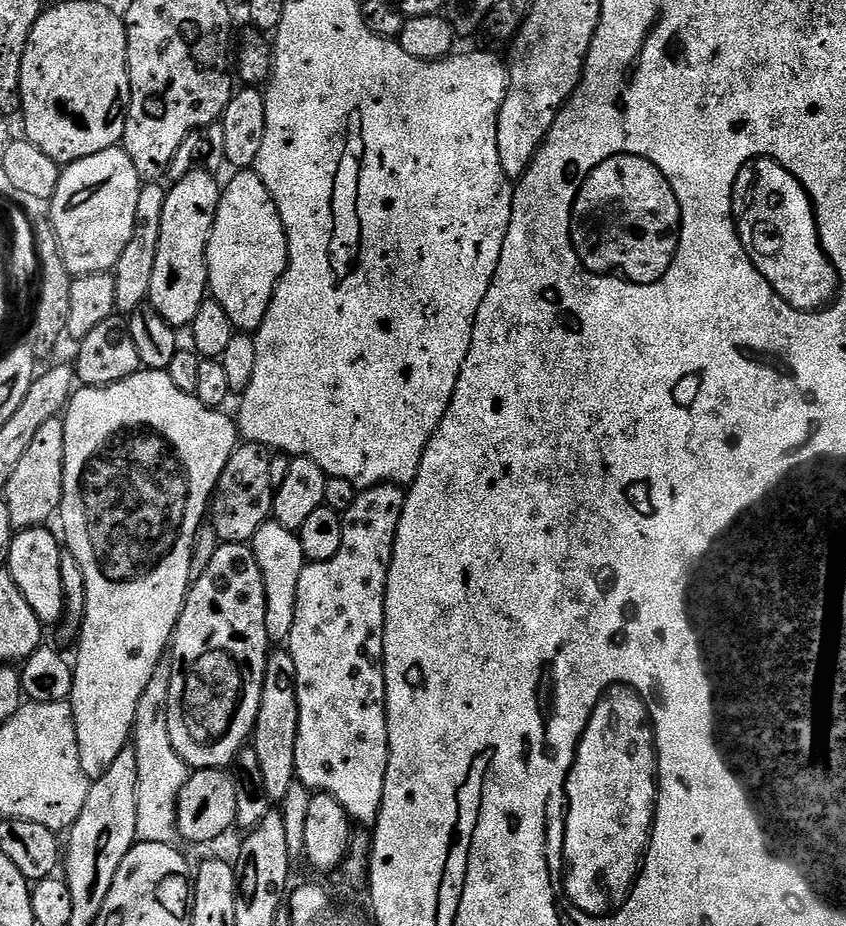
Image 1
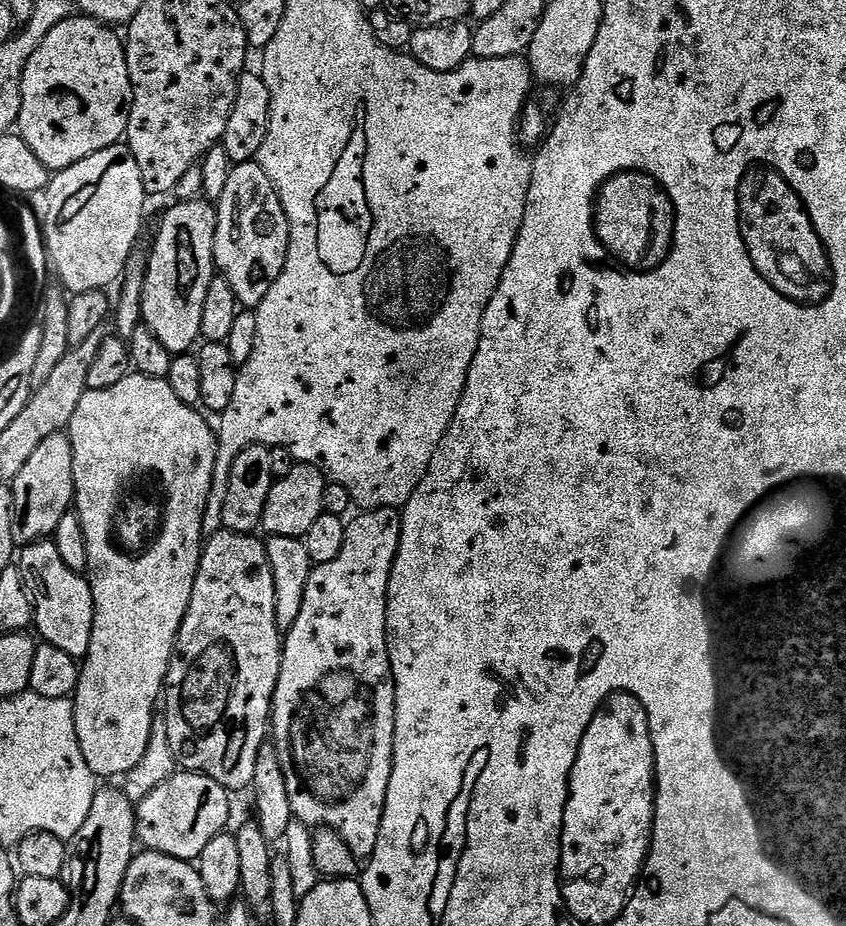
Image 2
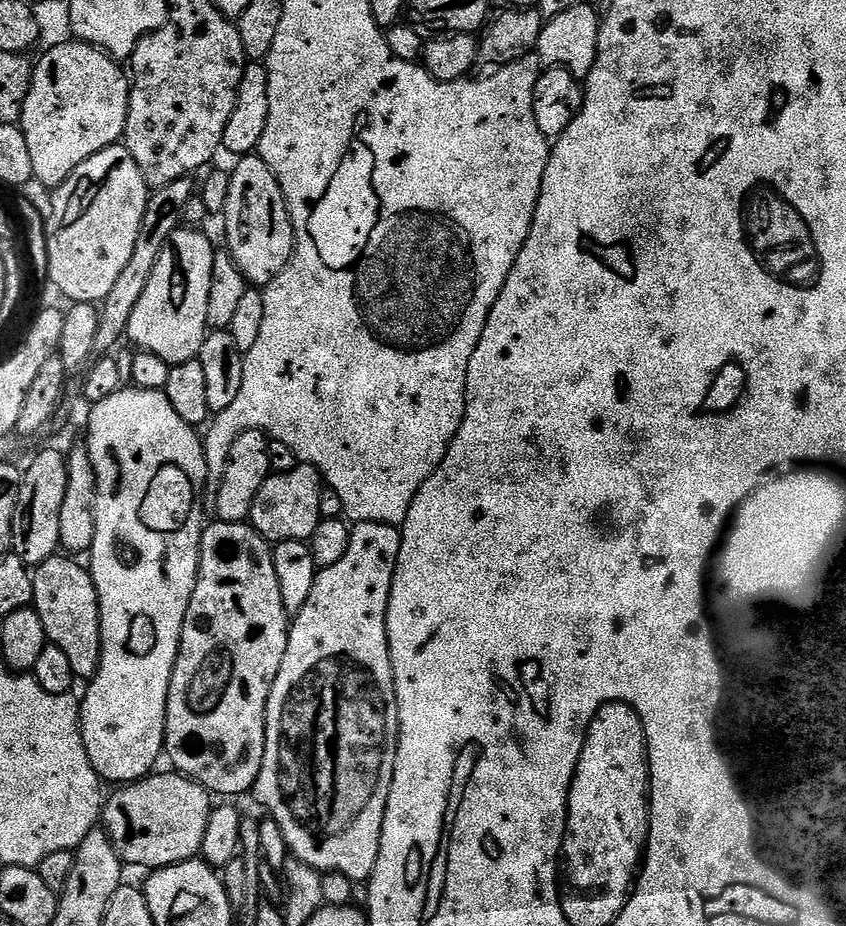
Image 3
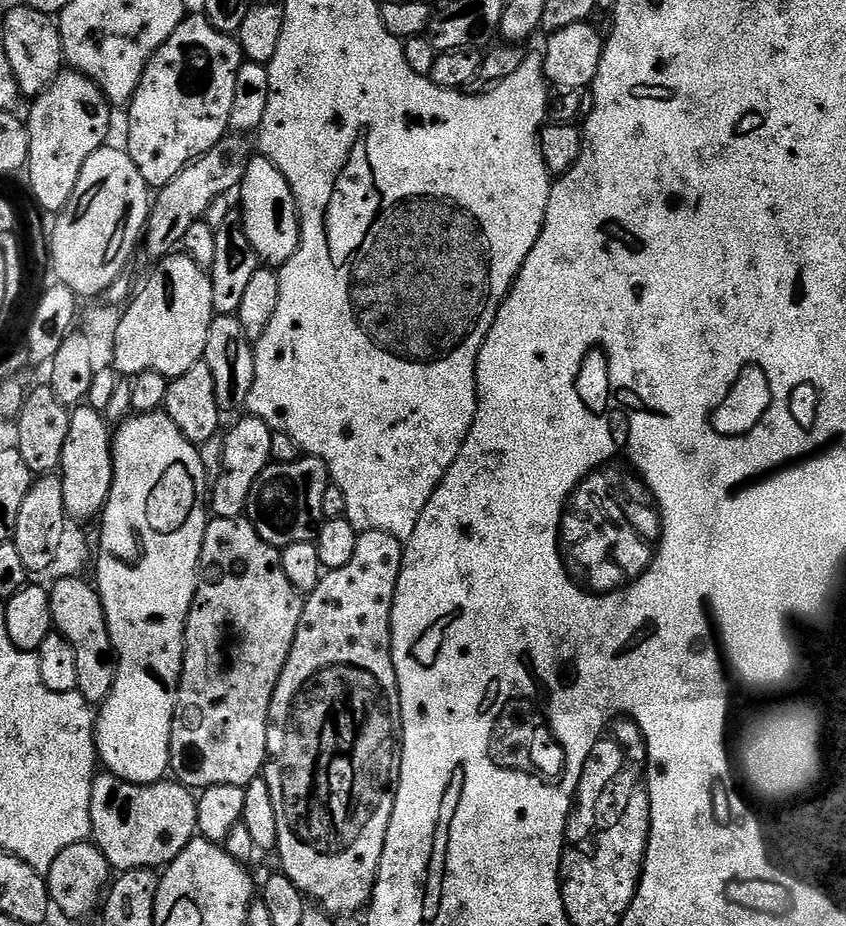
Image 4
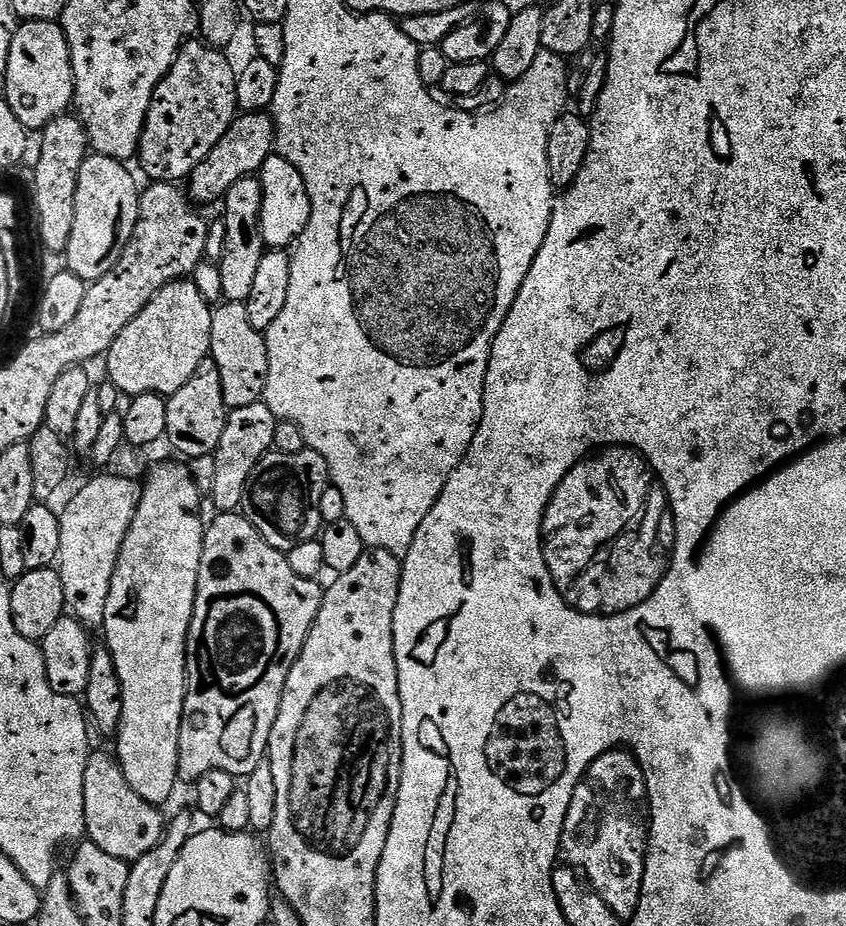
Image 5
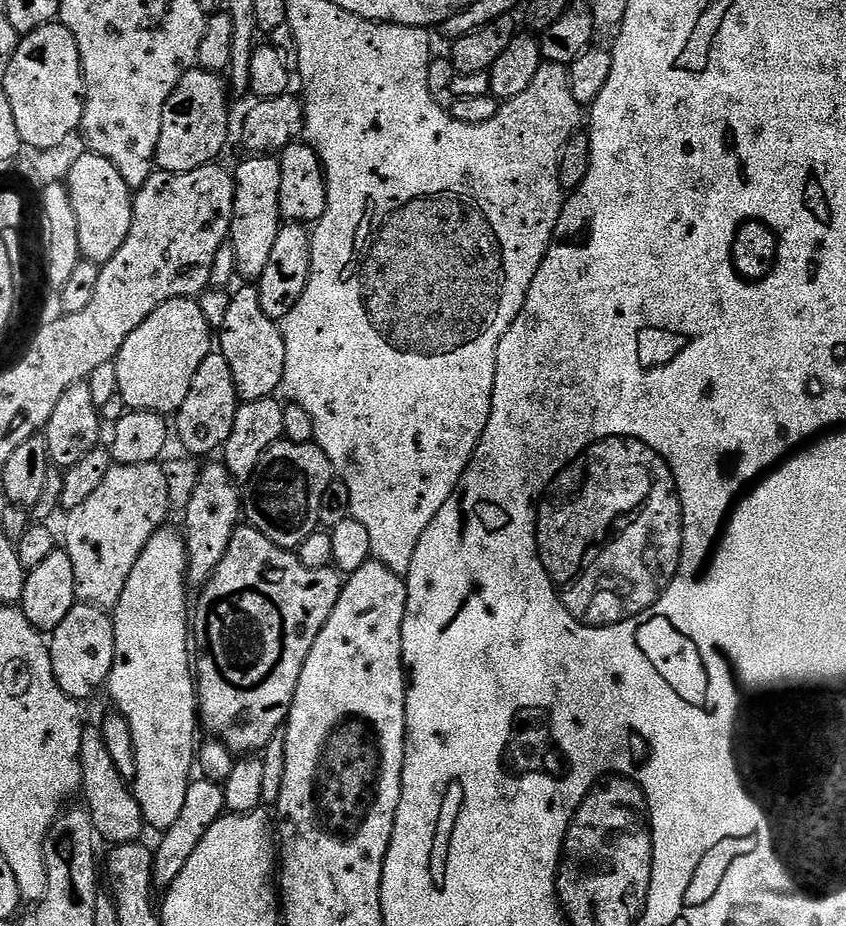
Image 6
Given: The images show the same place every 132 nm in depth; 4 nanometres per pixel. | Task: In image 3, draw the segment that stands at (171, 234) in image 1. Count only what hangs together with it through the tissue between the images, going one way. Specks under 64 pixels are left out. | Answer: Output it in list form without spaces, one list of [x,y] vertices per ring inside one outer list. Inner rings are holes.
[[[181,226],[162,250],[134,314],[130,314],[127,339],[137,349],[158,354],[168,365],[199,357],[200,347],[209,331],[206,306],[210,302],[210,278],[217,249],[195,227]]]

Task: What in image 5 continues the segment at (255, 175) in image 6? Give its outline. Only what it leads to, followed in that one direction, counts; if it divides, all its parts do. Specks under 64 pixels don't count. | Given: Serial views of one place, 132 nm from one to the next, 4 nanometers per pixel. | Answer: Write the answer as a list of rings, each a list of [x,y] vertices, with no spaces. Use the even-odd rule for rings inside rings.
[[[247,176],[234,182],[234,186],[230,186],[230,190],[224,195],[222,207],[222,217],[226,224],[225,249],[218,261],[222,276],[222,296],[227,303],[243,304],[250,298],[250,289],[254,287],[254,278],[266,251],[260,229],[262,186],[259,179]]]

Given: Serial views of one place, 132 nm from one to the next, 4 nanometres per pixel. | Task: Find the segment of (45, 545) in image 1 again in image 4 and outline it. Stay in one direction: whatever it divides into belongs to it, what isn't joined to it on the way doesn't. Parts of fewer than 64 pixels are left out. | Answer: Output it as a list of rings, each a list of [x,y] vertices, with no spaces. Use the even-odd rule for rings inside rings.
[[[80,576],[66,577],[55,581],[48,593],[52,628],[64,637],[78,658],[78,682],[76,687],[87,699],[89,705],[99,706],[110,694],[116,681],[116,653],[112,647],[110,630],[104,617],[100,593],[91,583]]]

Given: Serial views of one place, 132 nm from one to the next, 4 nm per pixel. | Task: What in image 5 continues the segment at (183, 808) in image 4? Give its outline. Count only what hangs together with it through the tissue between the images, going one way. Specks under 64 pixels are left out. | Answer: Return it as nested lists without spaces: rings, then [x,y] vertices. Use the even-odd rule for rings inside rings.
[[[111,751],[96,752],[89,755],[86,762],[86,786],[84,787],[86,802],[86,836],[94,841],[106,854],[114,854],[114,858],[126,861],[137,860],[146,854],[146,850],[154,850],[164,836],[166,816],[155,804],[146,802],[126,782],[124,772]]]

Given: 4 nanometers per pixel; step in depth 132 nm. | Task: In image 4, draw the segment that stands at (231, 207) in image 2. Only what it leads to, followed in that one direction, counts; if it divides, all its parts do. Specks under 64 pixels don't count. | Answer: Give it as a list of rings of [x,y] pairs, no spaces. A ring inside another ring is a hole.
[[[256,154],[248,161],[248,169],[244,175],[244,180],[238,189],[238,212],[244,215],[242,227],[250,246],[256,251],[257,257],[265,265],[279,266],[285,264],[300,245],[300,217],[296,214],[296,199],[286,182],[286,178],[265,156]]]

